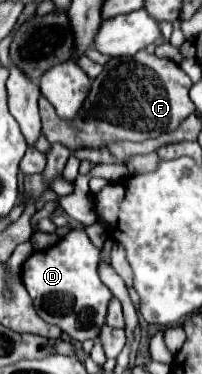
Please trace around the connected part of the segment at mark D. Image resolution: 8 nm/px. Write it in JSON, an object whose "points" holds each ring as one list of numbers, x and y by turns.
{"points":[[71,230,59,244,37,250,21,270,23,284,33,300,35,312,49,324,59,326,71,340,95,340,105,324,111,290,99,278,99,250,91,244,85,230]]}

